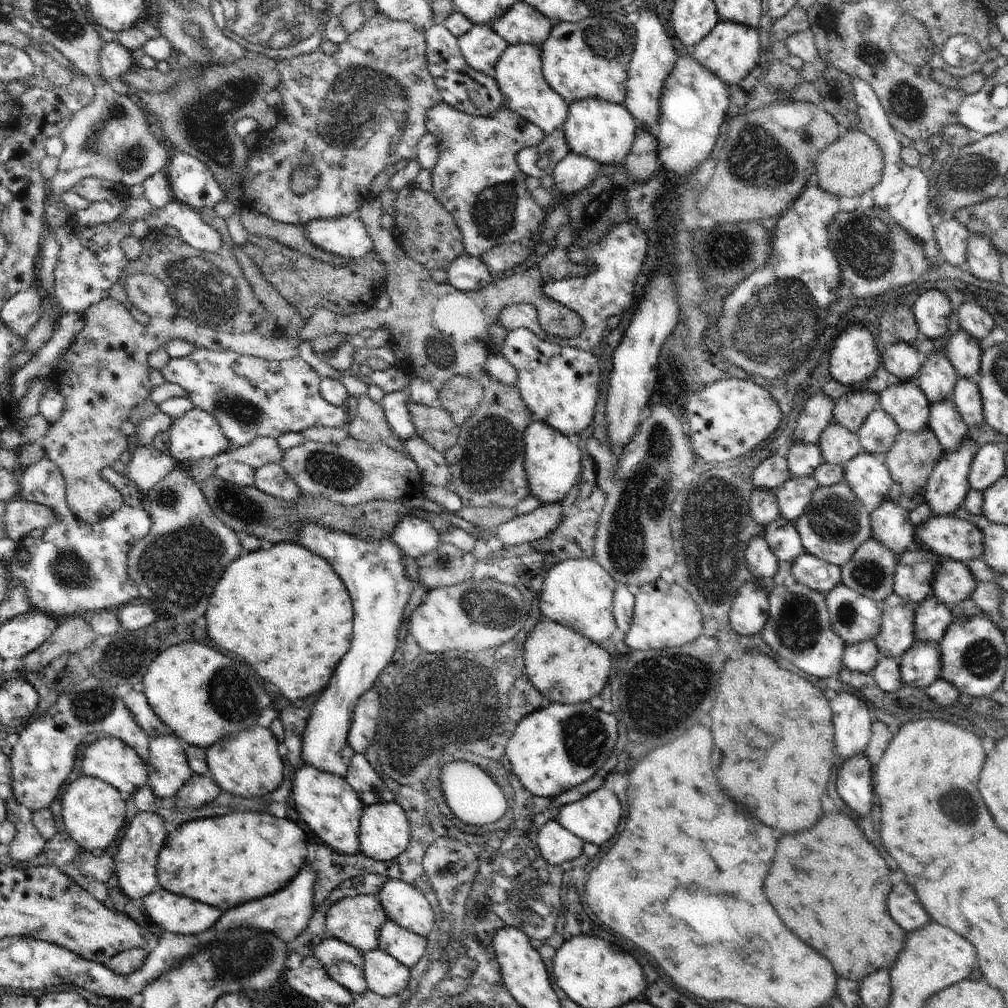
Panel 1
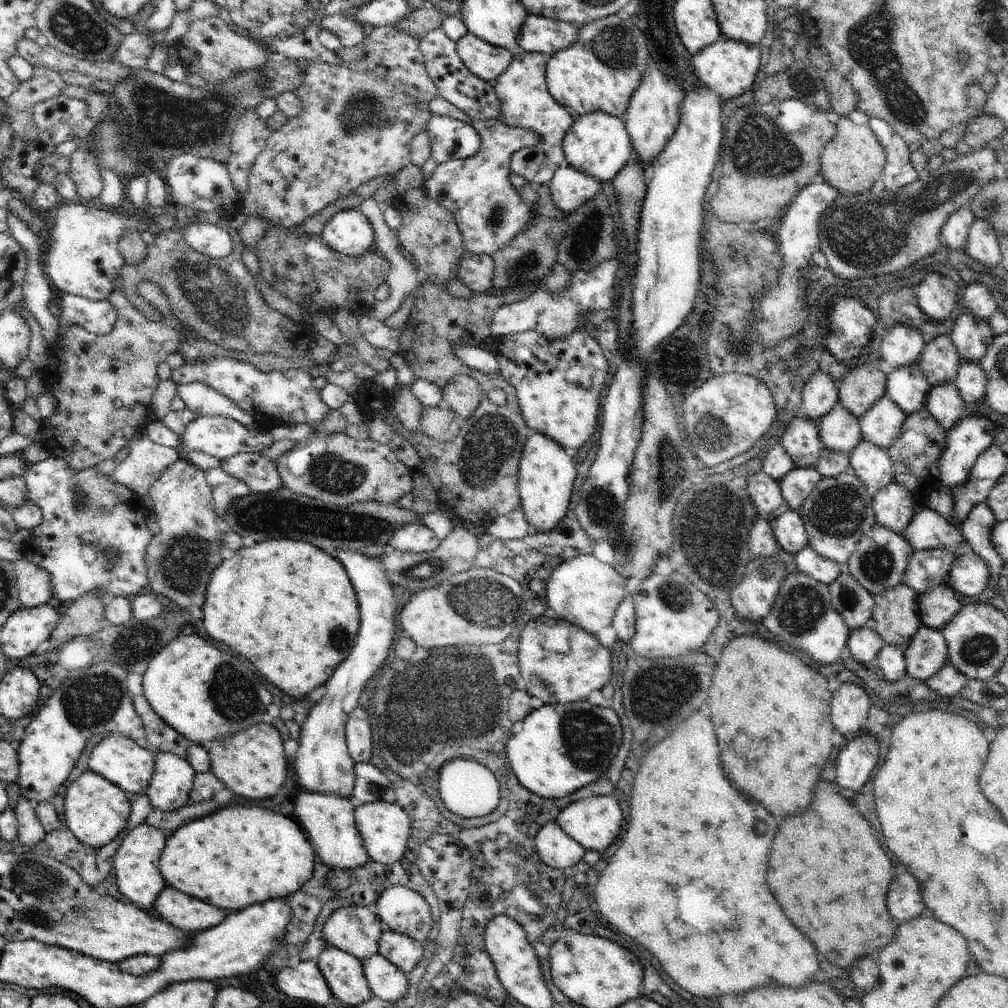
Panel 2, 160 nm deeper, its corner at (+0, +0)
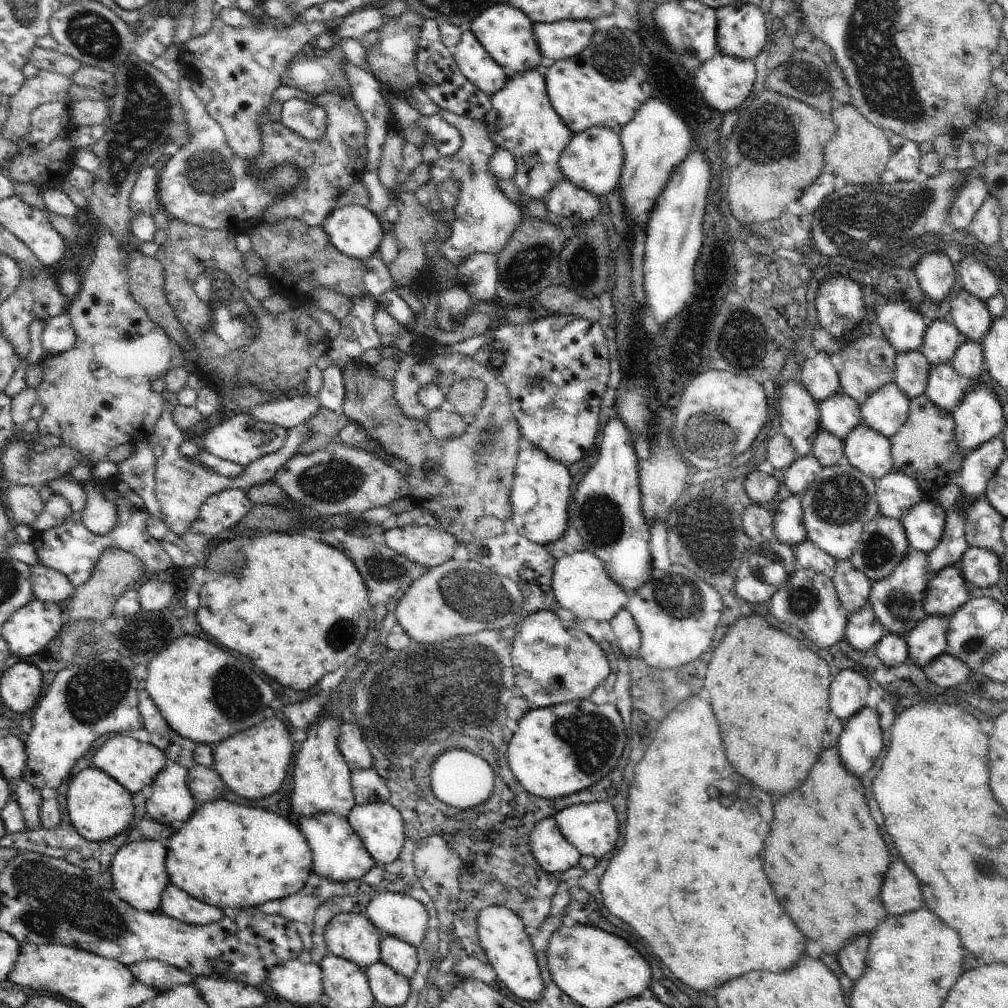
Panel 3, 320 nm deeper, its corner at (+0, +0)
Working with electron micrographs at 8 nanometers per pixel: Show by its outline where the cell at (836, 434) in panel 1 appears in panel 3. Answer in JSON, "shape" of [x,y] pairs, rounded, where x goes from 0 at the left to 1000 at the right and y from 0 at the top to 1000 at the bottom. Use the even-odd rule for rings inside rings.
{"shape":[[[835,388],[819,395],[813,401],[813,426],[819,427],[821,431],[827,431],[827,434],[833,437],[839,437],[839,433],[856,419],[853,405],[851,399],[847,399]]]}

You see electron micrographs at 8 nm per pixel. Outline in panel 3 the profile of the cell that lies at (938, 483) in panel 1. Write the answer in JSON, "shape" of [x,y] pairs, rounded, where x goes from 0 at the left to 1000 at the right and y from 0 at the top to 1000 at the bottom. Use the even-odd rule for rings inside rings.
{"shape":[[[969,379],[966,387],[960,386],[959,388],[954,399],[948,403],[948,407],[944,410],[947,418],[946,437],[948,437],[952,450],[957,450],[957,452],[960,452],[964,446],[972,444],[974,440],[993,433],[995,426],[999,423],[994,401],[991,399],[988,389],[980,381]]]}

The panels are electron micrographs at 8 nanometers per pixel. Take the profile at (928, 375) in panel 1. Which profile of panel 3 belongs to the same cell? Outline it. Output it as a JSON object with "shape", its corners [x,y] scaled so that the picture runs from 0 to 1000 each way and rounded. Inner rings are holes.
{"shape":[[[927,317],[921,320],[913,347],[924,364],[933,363],[943,360],[956,339],[959,339],[958,335],[950,329],[945,320]]]}

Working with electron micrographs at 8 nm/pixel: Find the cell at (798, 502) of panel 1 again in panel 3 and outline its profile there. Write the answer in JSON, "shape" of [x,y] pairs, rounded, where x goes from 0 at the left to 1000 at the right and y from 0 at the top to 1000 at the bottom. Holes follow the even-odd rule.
{"shape":[[[806,450],[791,454],[784,463],[778,466],[778,482],[784,487],[784,491],[796,492],[815,466],[813,458]]]}

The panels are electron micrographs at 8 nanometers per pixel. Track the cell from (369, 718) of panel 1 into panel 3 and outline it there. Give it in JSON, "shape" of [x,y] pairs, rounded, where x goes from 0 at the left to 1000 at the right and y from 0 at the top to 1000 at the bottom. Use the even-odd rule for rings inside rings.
{"shape":[[[351,714],[339,718],[335,742],[349,765],[365,764],[371,758],[368,744],[363,740],[361,724]]]}

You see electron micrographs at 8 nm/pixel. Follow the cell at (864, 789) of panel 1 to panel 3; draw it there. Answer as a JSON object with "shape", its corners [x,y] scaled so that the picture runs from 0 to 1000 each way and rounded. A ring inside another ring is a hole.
{"shape":[[[857,701],[837,717],[833,729],[833,752],[845,768],[855,770],[869,756],[876,742],[876,725],[871,716],[871,706]]]}

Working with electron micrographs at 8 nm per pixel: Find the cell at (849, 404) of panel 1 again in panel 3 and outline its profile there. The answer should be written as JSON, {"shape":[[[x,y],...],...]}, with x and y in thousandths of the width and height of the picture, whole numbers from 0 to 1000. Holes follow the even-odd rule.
{"shape":[[[865,331],[855,332],[849,335],[835,345],[832,349],[837,361],[835,361],[835,369],[832,371],[834,388],[841,391],[847,399],[851,399],[853,403],[869,389],[875,386],[875,383],[883,381],[887,376],[889,349],[883,339],[879,339],[879,335],[875,333],[866,333]]]}

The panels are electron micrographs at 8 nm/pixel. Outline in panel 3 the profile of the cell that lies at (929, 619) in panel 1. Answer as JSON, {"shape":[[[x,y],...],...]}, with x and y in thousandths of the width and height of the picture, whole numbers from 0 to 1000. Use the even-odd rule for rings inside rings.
{"shape":[[[951,561],[940,562],[922,573],[915,601],[920,611],[946,611],[961,596],[962,581],[958,579]]]}

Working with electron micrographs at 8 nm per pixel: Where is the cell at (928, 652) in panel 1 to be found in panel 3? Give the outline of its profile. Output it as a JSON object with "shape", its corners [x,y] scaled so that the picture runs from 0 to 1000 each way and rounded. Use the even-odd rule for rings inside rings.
{"shape":[[[919,611],[899,630],[902,654],[911,663],[921,661],[938,648],[942,615],[940,611]]]}

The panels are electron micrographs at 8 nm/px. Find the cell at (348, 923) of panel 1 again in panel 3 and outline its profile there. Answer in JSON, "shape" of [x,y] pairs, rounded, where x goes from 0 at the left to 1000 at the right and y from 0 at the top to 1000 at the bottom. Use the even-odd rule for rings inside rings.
{"shape":[[[338,906],[322,920],[322,935],[326,944],[343,950],[359,961],[376,952],[381,927],[356,906]]]}

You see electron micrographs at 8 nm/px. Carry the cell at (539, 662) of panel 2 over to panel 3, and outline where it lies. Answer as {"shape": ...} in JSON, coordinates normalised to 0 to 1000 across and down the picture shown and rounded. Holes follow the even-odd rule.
{"shape":[[[546,604],[526,607],[513,618],[507,659],[512,681],[509,688],[533,701],[584,693],[591,681],[605,669],[599,645],[577,626],[571,615],[556,615]]]}

